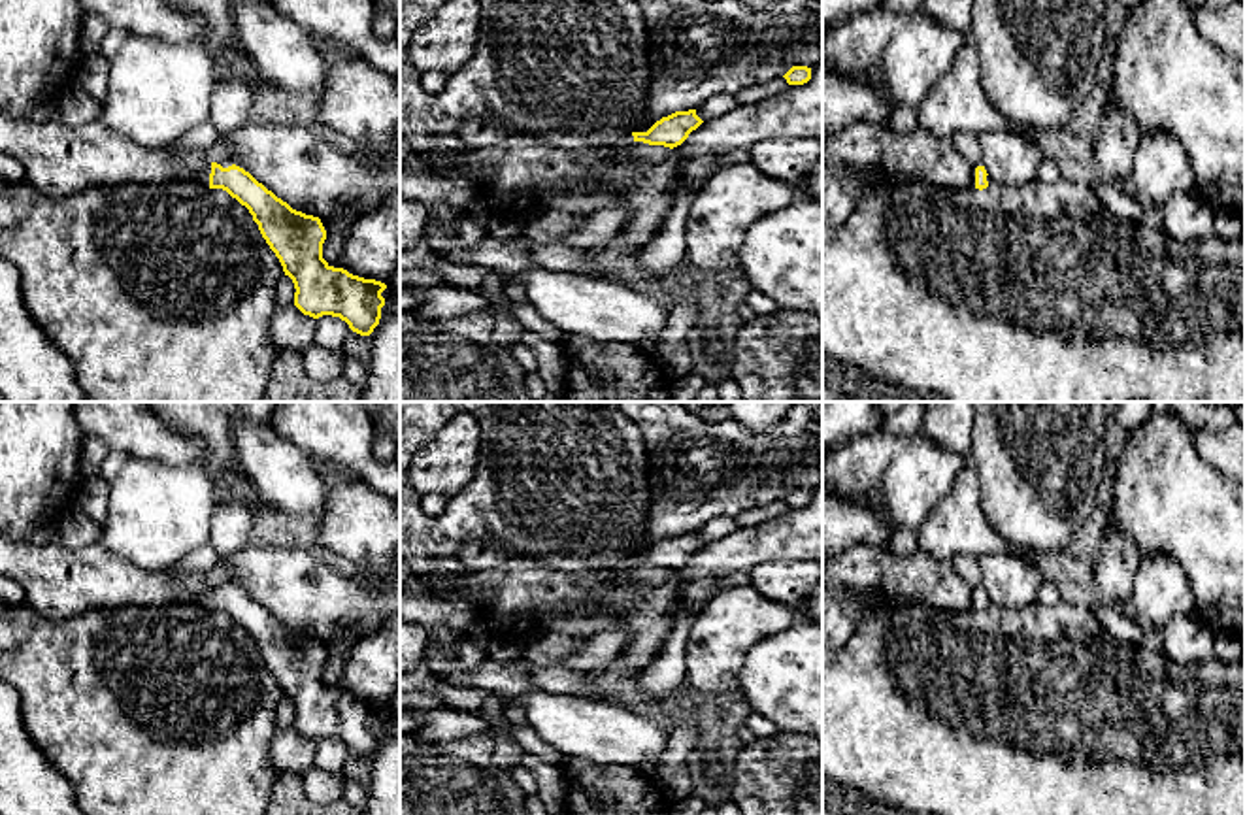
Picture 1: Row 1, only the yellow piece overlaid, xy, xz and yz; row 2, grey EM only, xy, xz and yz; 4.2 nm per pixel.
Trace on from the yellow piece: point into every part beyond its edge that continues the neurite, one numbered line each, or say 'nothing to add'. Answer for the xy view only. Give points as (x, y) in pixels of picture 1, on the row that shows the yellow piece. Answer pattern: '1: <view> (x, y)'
1: xy (200, 180)

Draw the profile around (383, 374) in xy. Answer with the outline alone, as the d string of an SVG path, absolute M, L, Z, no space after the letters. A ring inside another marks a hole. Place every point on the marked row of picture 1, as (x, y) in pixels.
M389 279L381 283L387 285L381 292L385 306L379 324L368 336L372 362L358 402L400 402L400 294Z

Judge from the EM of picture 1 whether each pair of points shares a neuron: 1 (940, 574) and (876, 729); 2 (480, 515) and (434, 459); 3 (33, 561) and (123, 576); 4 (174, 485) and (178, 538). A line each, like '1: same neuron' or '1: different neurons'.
1: different neurons
2: different neurons
3: same neuron
4: same neuron

